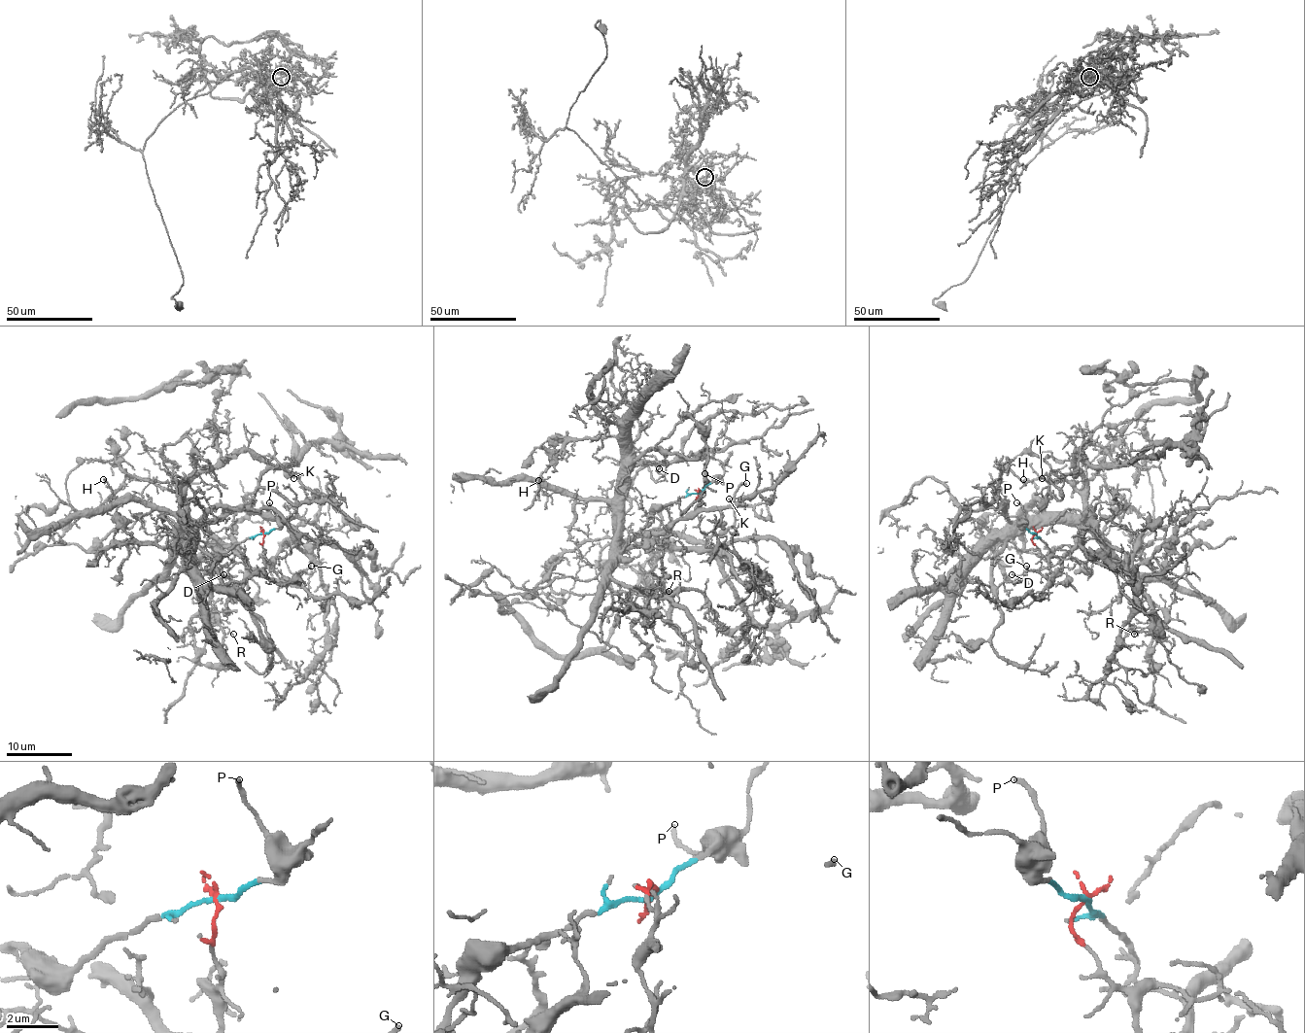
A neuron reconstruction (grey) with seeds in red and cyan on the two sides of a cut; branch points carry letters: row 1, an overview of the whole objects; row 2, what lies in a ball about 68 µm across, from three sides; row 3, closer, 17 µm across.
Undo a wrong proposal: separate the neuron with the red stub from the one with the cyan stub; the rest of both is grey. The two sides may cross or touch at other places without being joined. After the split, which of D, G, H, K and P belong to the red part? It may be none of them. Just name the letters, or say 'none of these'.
D, G, H, K

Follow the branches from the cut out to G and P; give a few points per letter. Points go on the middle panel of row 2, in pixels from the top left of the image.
G: (699, 493), (701, 508), (730, 506), (735, 492), (746, 483)
P: (699, 493), (713, 480), (710, 482), (705, 473)

